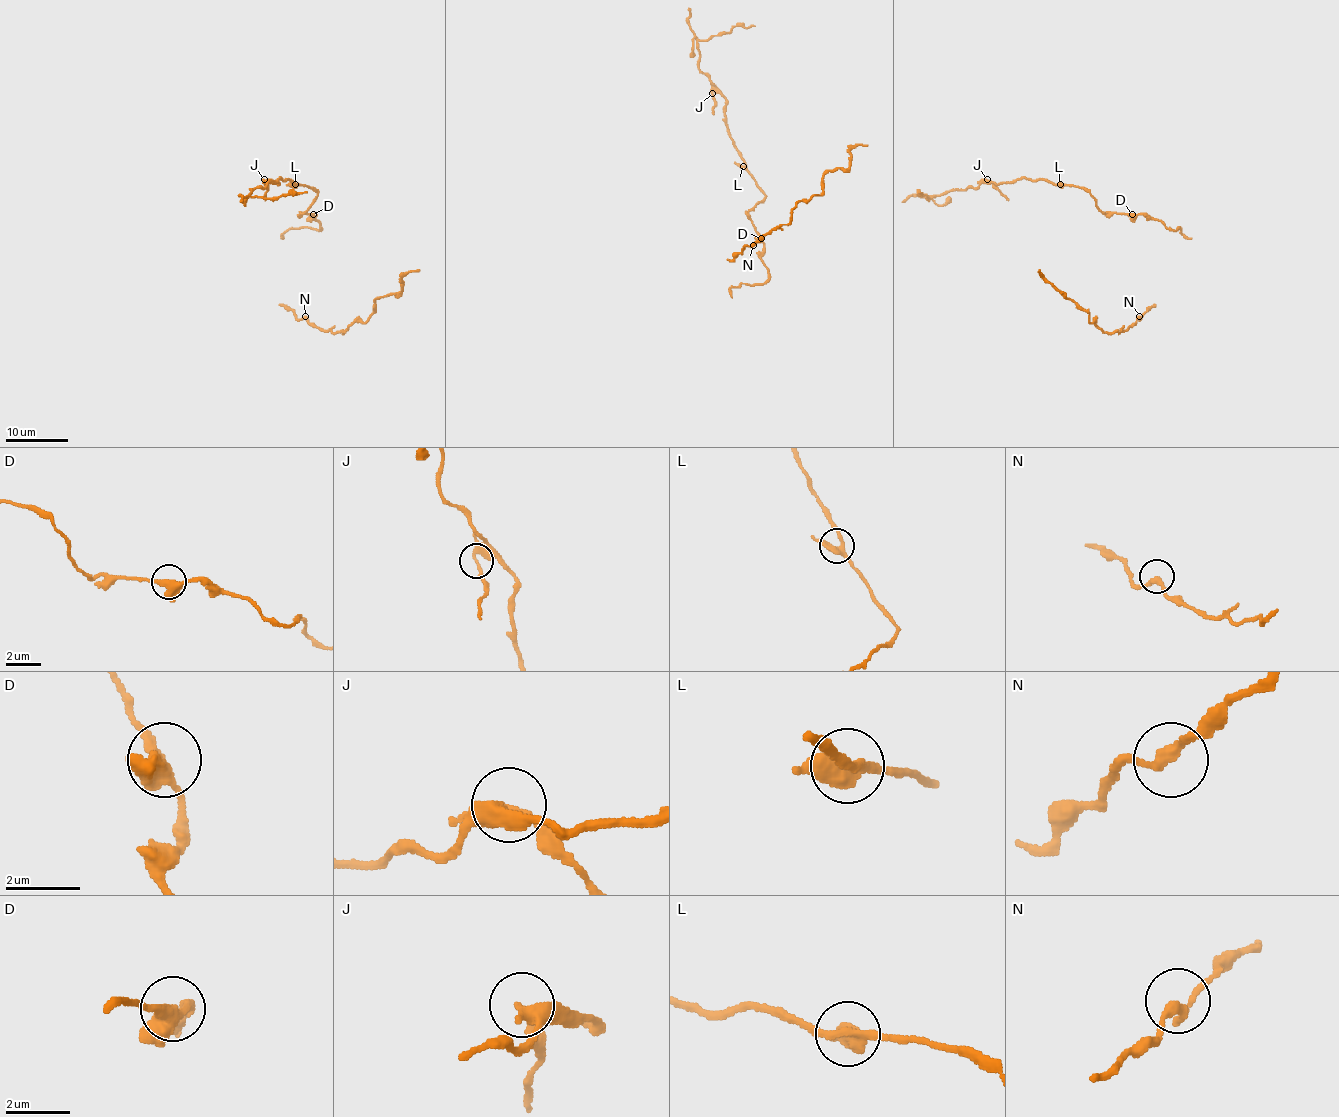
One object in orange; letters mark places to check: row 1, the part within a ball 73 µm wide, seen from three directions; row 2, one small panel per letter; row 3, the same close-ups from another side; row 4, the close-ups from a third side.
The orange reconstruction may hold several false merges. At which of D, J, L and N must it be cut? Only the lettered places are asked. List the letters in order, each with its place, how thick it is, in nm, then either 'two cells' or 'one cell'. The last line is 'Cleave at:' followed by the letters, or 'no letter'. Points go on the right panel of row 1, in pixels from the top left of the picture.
D: (1132, 214) | 400 nm | one cell
J: (987, 179) | 200 nm | one cell
L: (1060, 184) | 360 nm | one cell
N: (1139, 316) | 260 nm | one cell
Cleave at: no letter

